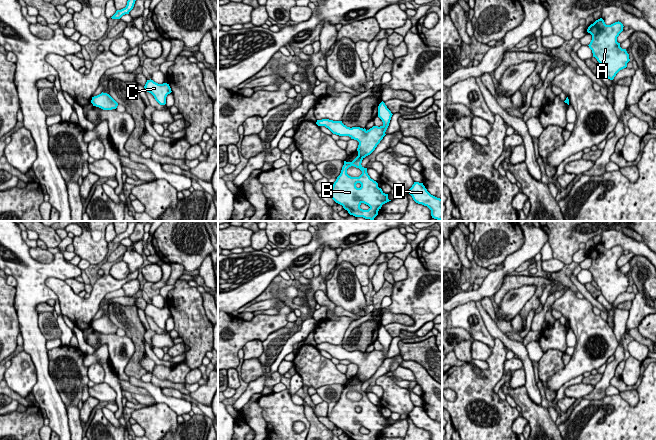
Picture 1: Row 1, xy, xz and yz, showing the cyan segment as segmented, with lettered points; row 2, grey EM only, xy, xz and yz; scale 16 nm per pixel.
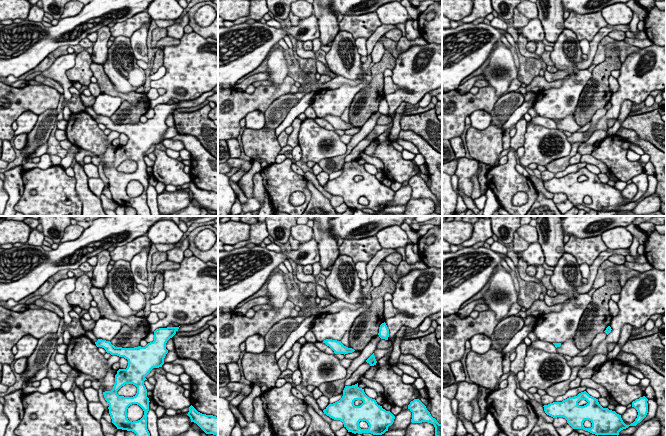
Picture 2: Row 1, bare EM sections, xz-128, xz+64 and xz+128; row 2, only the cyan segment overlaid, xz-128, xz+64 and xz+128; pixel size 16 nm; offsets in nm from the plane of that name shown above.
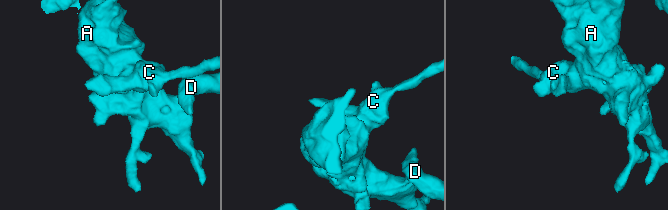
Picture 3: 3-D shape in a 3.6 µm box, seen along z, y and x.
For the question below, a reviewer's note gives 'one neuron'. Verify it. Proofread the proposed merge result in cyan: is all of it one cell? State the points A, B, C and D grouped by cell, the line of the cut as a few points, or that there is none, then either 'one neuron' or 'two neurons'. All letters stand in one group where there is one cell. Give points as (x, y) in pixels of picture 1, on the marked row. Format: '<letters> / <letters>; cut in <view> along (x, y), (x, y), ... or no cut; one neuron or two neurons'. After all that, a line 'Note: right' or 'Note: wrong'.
A B C D; no cut; one neuron
Note: right

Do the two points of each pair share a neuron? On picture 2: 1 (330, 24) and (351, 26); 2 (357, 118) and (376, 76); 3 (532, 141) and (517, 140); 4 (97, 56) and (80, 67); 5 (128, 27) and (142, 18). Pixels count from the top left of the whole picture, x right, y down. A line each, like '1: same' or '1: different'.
1: different
2: same
3: different
4: different
5: same

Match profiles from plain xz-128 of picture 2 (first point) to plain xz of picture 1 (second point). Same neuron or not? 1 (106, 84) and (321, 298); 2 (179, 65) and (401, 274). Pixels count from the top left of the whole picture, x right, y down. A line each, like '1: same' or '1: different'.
1: same
2: different

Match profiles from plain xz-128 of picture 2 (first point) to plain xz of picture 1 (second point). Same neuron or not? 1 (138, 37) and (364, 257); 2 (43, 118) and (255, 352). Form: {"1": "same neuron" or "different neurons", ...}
{"1": "different neurons", "2": "different neurons"}

